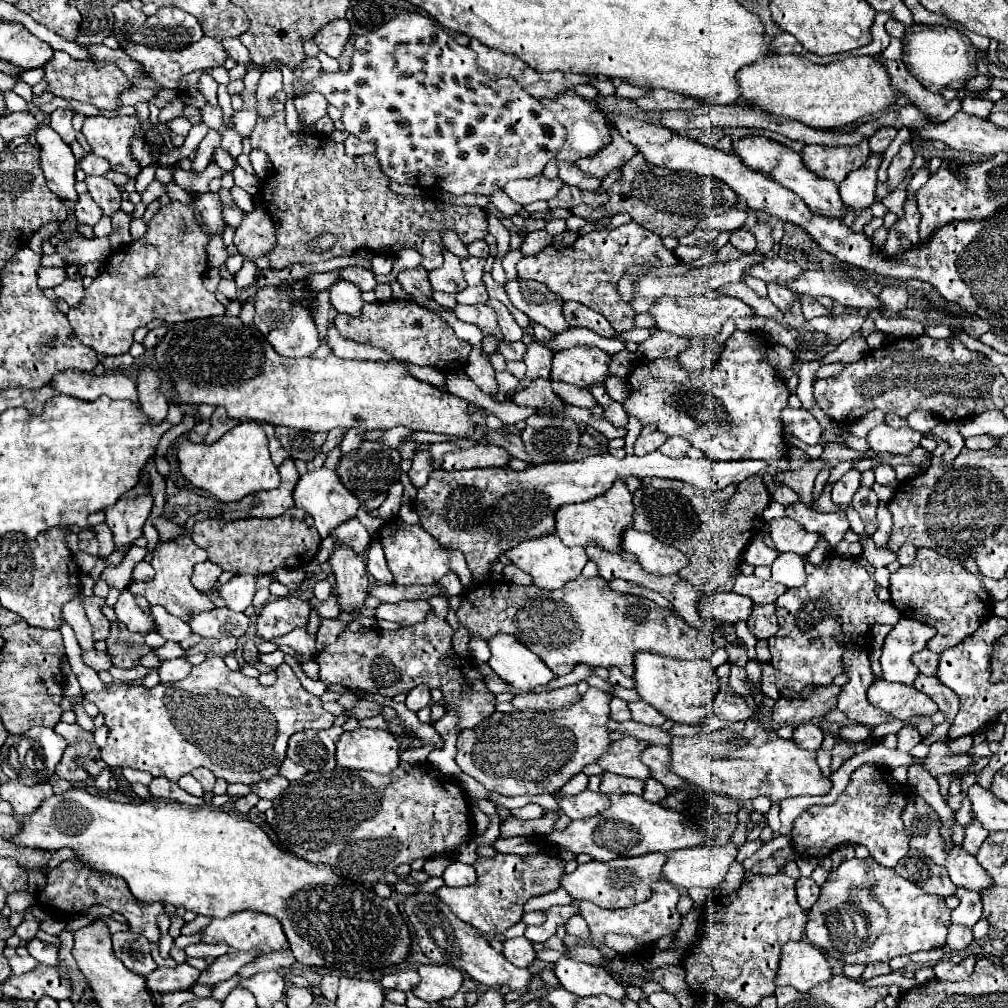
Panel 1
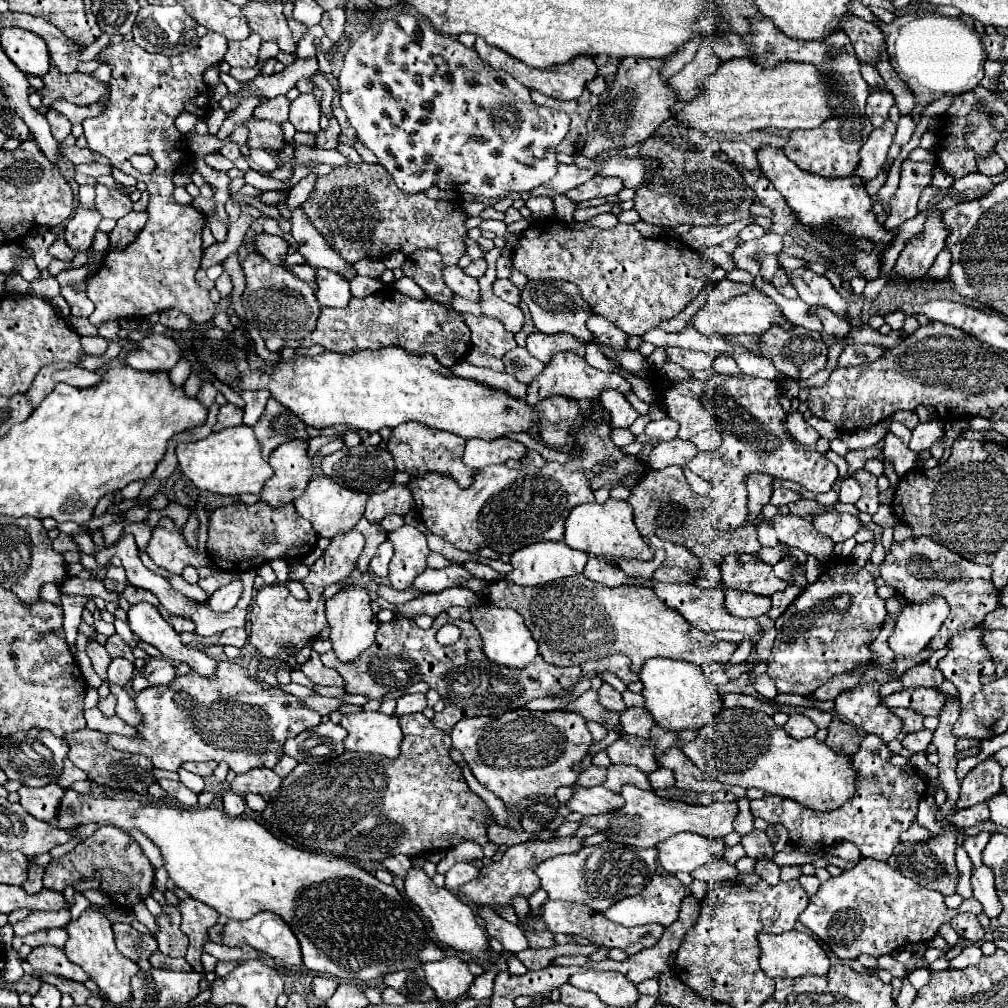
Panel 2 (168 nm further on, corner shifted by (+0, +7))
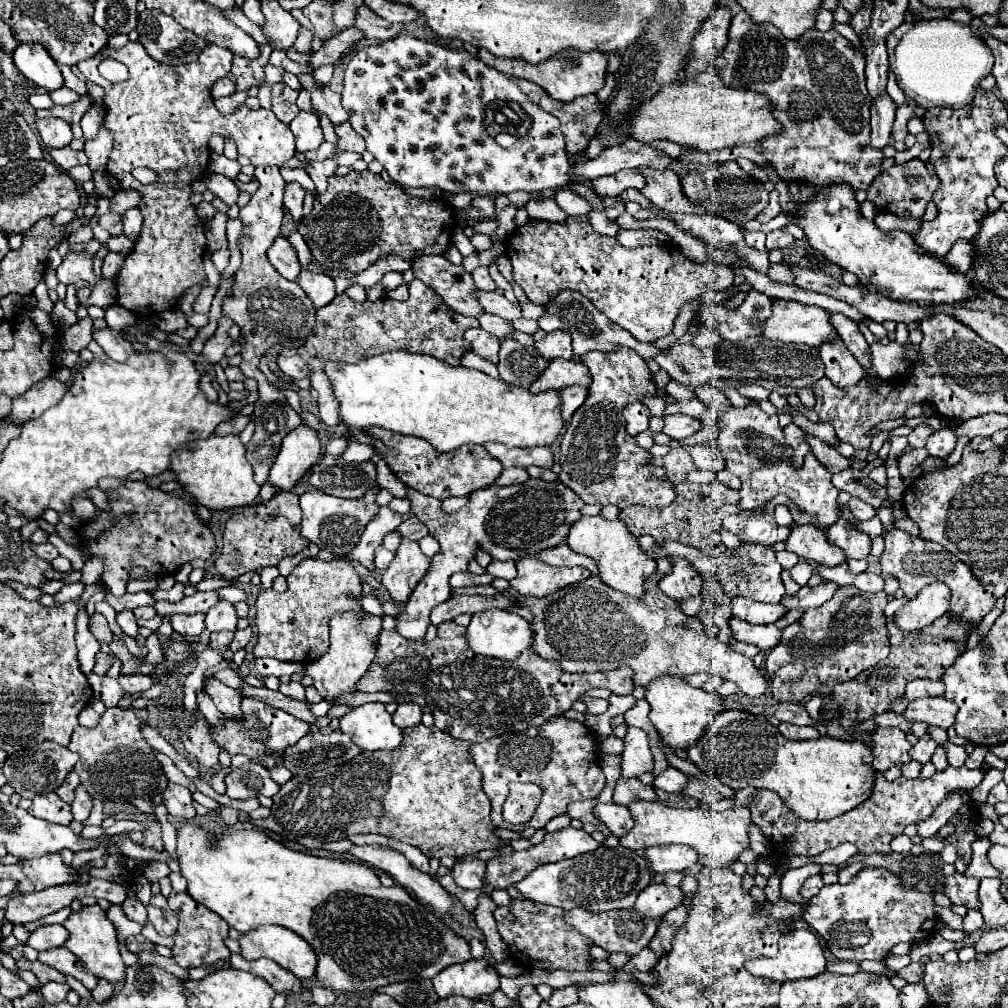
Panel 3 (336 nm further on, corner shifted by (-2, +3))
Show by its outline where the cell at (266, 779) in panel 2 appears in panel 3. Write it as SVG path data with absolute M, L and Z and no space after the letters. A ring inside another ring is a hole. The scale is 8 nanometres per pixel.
M247 762L233 768L225 776L229 798L255 798L255 796L275 796L279 786L269 778L269 770L257 762Z

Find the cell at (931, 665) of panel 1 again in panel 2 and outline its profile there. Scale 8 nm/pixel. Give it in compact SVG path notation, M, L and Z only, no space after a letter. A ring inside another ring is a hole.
M929 662L915 664L901 678L905 688L915 688L915 686L929 686L929 688L933 688L933 686L939 686L943 680L945 680L943 672L939 668L931 668Z

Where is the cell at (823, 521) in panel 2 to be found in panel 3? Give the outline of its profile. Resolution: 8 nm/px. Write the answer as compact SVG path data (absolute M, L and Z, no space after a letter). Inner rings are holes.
M841 518L837 524L833 524L833 528L829 528L827 540L831 544L843 548L849 558L867 558L871 552L869 534L851 528L849 522L845 522L845 518Z

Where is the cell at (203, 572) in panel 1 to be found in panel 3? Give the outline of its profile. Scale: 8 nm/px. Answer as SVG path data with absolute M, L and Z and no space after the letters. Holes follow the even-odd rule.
M177 582L173 588L169 590L157 590L157 592L149 592L155 600L167 600L167 602L181 602L183 600L183 590L185 590L185 584Z

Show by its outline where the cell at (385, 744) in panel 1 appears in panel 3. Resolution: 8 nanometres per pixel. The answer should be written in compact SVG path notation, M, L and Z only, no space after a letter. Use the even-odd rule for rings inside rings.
M363 704L341 718L341 732L353 736L363 750L393 750L401 744L401 730L391 722L383 704Z

